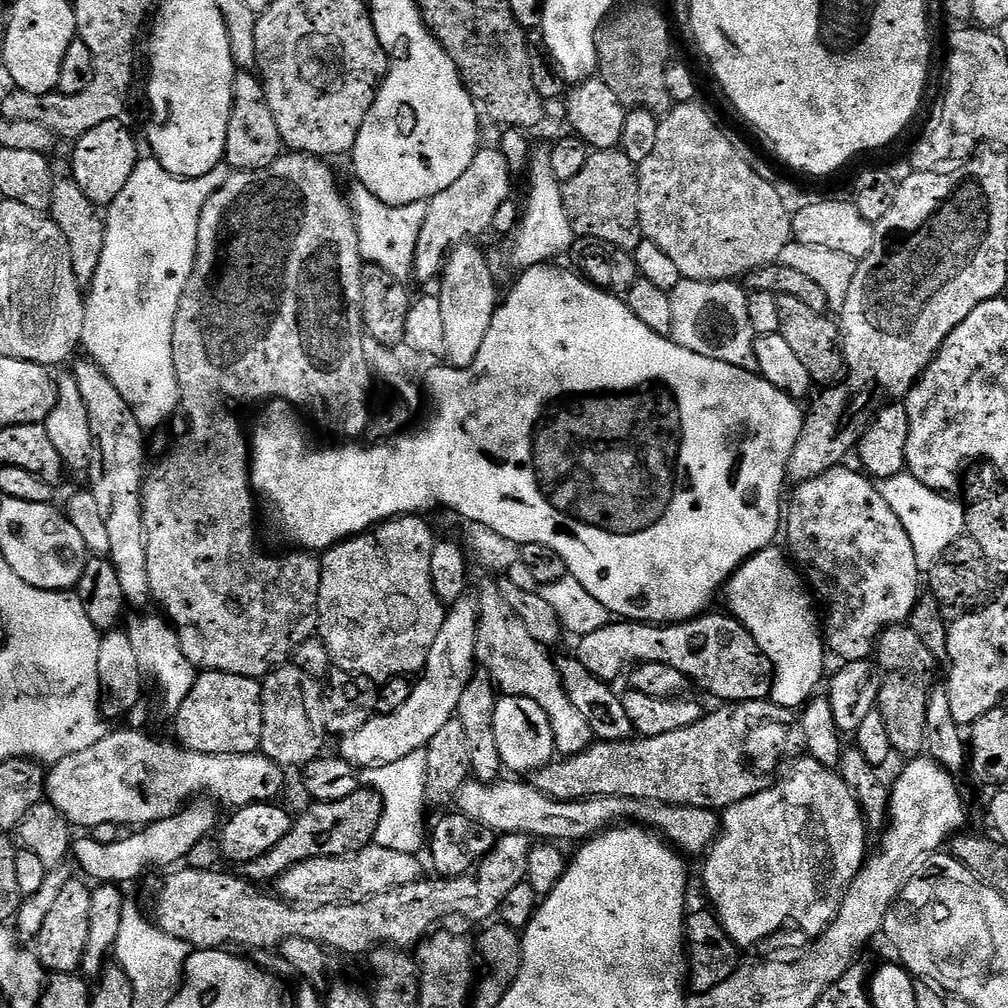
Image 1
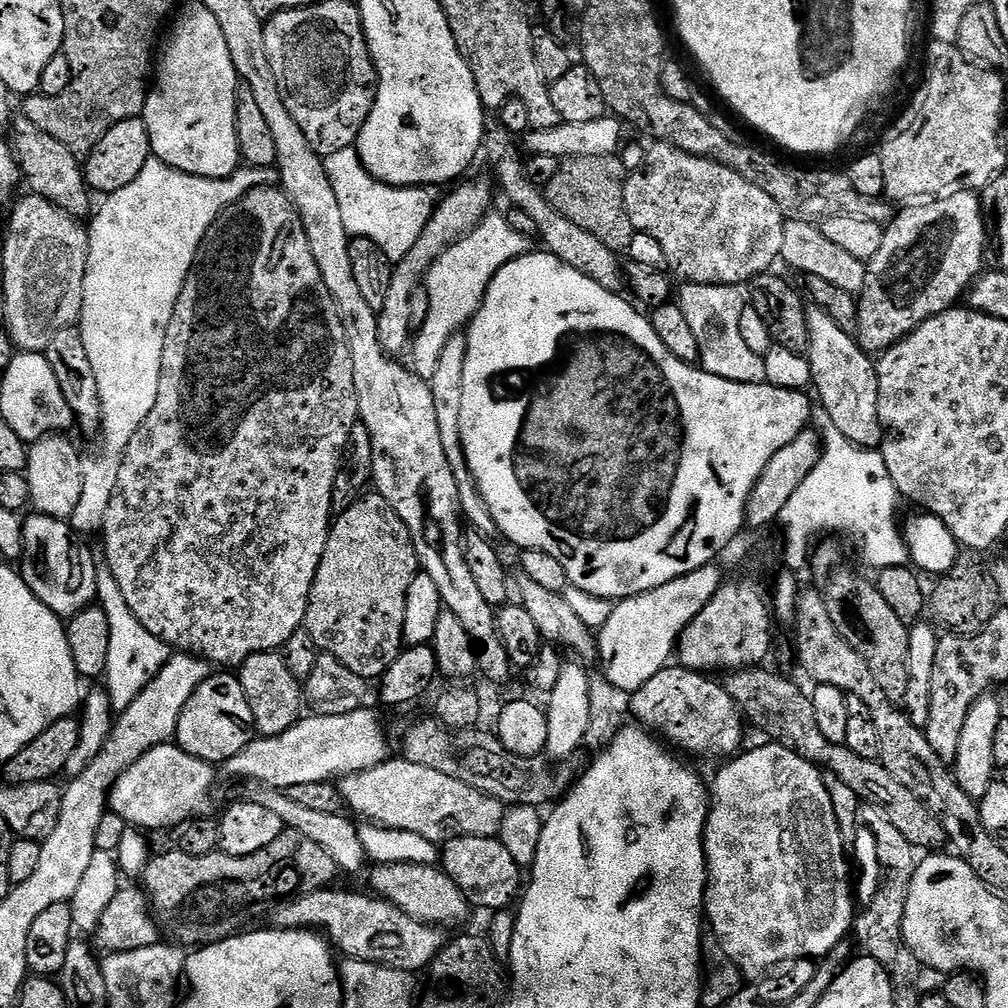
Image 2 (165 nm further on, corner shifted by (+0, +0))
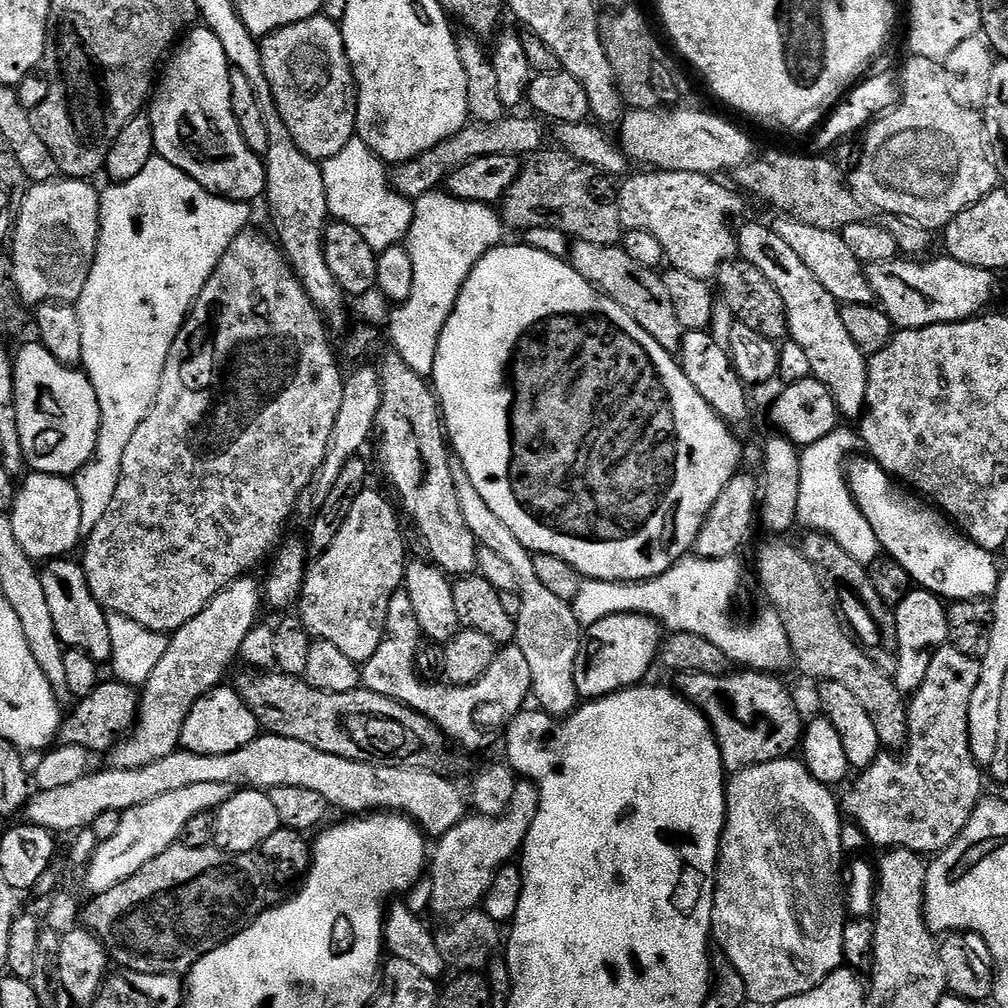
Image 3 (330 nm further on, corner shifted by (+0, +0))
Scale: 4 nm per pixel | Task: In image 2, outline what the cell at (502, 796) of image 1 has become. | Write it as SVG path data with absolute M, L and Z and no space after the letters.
M389 758L370 770L356 772L339 781L340 799L364 816L365 821L382 828L406 830L410 834L422 834L434 845L459 836L486 838L499 837L506 806L492 796L483 796L474 786L449 778L430 766L415 764L403 758Z

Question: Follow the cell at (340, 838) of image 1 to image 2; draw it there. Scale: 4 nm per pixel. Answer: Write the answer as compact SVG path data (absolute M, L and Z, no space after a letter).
M285 828L282 834L278 834L278 838L274 838L274 842L270 842L270 846L265 846L255 854L231 856L217 850L210 854L191 856L169 850L161 856L153 855L143 870L142 887L163 935L185 949L195 950L237 935L247 925L244 924L247 920L255 918L256 912L252 908L260 908L263 904L275 906L285 900L317 892L319 888L329 887L335 881L332 880L335 876L338 876L338 869L334 858L330 858L330 854L326 854L318 842L310 842L310 838L298 834L294 829Z

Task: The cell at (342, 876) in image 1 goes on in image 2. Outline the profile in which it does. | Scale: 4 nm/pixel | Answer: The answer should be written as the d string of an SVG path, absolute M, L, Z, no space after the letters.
M388 863L375 865L370 874L371 891L424 924L460 924L470 913L468 900L443 869L431 864Z

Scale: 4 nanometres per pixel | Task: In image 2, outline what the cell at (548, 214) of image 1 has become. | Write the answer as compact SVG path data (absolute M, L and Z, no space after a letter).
M503 215L494 216L491 217L492 224L491 220L481 224L477 231L471 232L454 247L444 251L442 262L433 264L427 274L430 310L426 314L426 322L422 322L422 326L415 329L410 341L410 367L418 378L431 382L443 347L476 315L494 274L498 274L502 266L520 256L528 255L530 251L529 237L518 234L518 230L514 230L514 226L510 226Z

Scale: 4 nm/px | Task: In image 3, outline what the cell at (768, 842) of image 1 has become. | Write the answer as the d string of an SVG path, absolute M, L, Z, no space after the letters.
M785 758L783 760L775 760L774 762L766 762L758 766L750 766L746 770L735 773L727 781L726 784L726 814L724 815L724 833L720 835L720 856L716 859L716 892L714 893L714 906L712 907L712 935L711 939L718 943L719 951L726 954L726 958L734 966L734 970L738 970L738 974L742 974L742 982L746 982L746 994L749 1001L754 1005L768 1004L768 1006L775 1006L778 1002L782 1002L786 998L794 998L806 994L810 990L814 990L831 972L836 971L845 963L843 954L843 930L846 923L846 892L842 887L842 869L846 864L846 855L842 850L842 841L840 839L840 829L842 827L842 808L836 800L832 797L833 789L829 785L818 782L818 778L814 778L810 774L810 770L799 759Z

